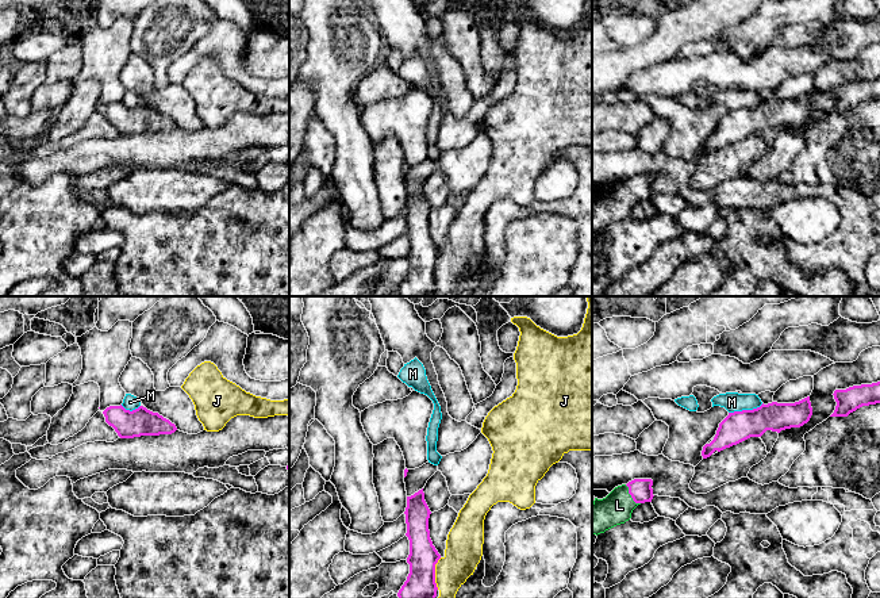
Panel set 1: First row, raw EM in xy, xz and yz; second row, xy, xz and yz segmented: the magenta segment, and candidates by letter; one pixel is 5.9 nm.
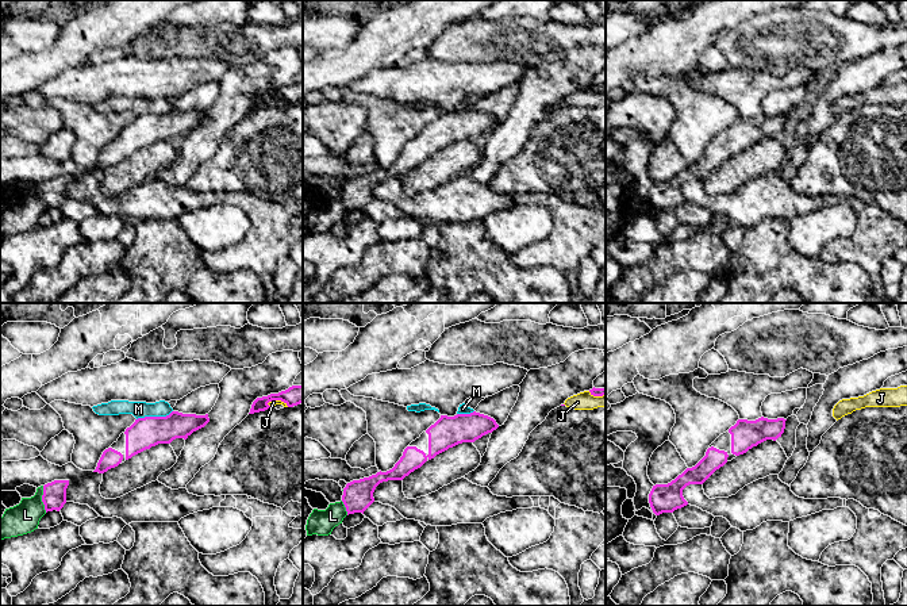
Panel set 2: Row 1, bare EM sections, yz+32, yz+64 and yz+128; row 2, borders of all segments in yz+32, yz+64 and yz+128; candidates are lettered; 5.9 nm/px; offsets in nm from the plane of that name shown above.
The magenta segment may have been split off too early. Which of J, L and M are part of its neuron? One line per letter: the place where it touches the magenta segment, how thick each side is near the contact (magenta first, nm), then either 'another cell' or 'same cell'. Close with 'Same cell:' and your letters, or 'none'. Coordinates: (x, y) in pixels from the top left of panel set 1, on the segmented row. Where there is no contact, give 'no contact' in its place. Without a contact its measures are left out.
J: xz (434, 574) | 180/220 nm | another cell
L: yz (630, 494) | 140/190 nm | same cell
M: yz (745, 410) | 180/110 nm | another cell
Same cell: L

